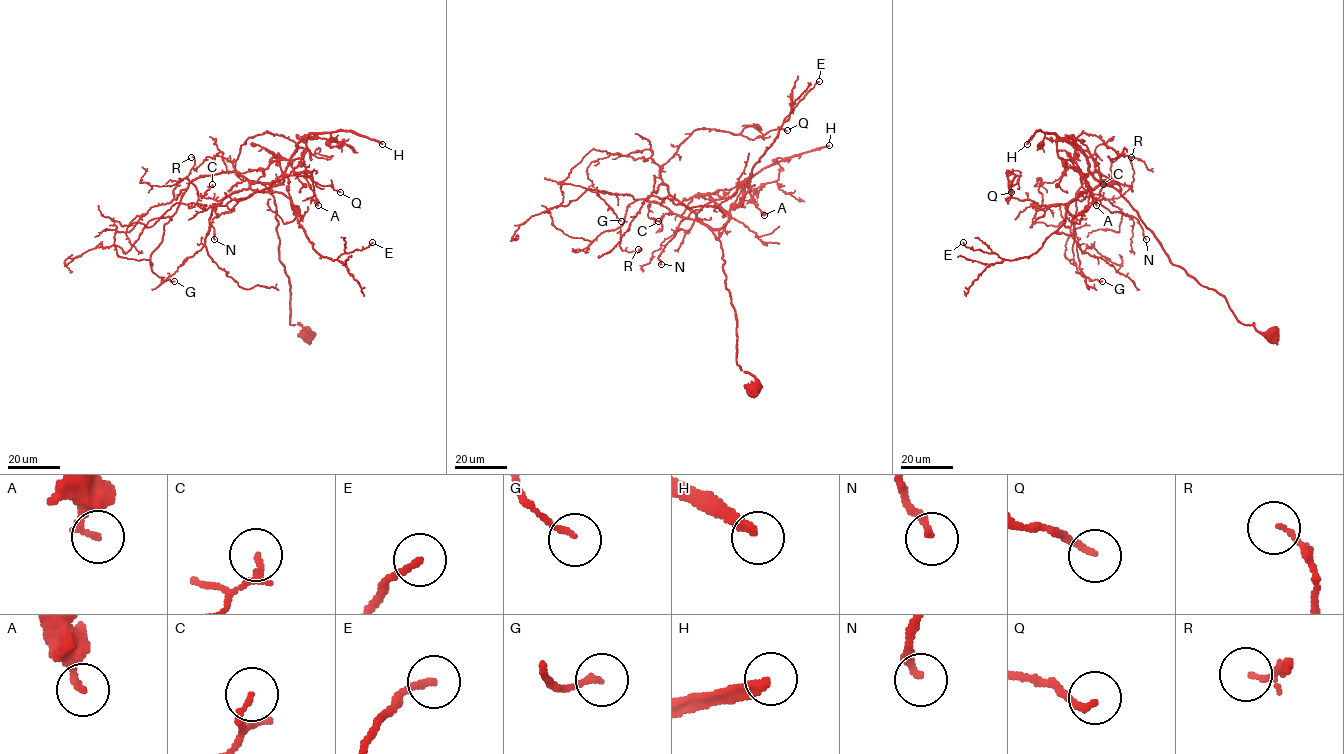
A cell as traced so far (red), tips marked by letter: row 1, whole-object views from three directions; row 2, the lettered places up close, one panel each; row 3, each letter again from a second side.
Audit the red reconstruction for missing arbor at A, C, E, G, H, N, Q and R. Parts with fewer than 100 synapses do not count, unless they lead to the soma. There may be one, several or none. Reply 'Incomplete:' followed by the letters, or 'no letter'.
Incomplete: H

